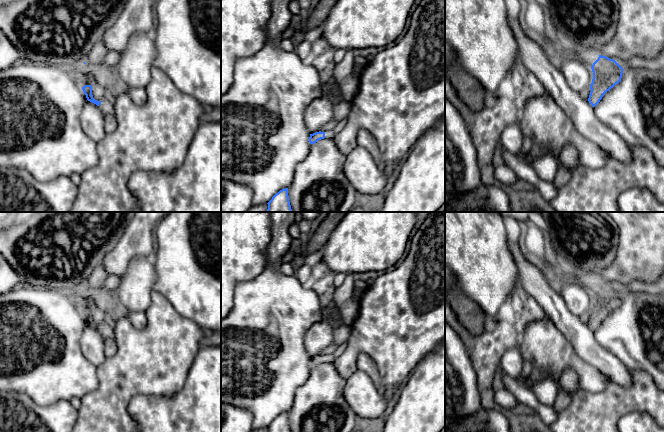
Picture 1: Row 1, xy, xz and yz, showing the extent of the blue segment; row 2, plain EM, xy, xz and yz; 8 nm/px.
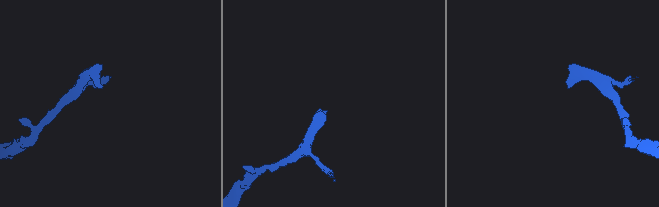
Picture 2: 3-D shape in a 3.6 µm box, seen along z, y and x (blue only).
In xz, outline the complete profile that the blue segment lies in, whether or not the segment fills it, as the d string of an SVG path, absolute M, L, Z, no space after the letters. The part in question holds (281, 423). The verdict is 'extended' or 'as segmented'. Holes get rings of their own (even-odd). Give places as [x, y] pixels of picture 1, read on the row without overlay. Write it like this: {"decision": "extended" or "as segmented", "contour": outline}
{"decision": "as segmented", "contour": "M288 412L282 413L276 417L267 428L268 432L291 432Z"}

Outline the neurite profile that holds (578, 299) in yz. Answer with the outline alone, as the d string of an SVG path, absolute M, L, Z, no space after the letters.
M567 280L560 294L568 309L576 316L582 316L592 307L592 293L574 280Z

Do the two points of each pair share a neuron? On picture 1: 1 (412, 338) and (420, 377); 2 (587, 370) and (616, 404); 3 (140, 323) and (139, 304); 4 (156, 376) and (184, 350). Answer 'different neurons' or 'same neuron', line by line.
1: different neurons
2: different neurons
3: different neurons
4: same neuron

